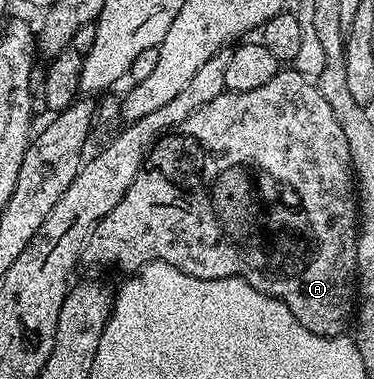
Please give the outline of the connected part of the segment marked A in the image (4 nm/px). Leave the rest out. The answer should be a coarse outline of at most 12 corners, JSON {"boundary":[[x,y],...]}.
{"boundary":[[281,68],[148,152],[85,258],[357,310],[357,183]]}

